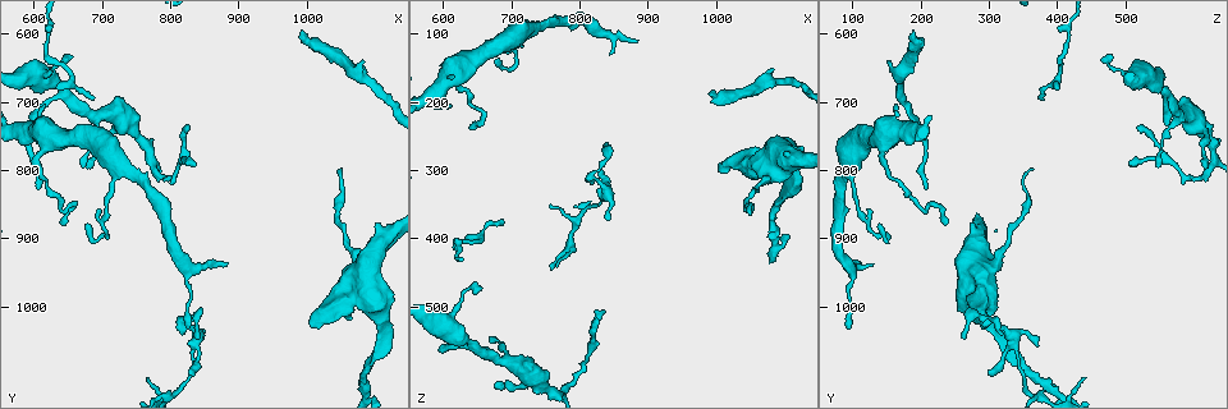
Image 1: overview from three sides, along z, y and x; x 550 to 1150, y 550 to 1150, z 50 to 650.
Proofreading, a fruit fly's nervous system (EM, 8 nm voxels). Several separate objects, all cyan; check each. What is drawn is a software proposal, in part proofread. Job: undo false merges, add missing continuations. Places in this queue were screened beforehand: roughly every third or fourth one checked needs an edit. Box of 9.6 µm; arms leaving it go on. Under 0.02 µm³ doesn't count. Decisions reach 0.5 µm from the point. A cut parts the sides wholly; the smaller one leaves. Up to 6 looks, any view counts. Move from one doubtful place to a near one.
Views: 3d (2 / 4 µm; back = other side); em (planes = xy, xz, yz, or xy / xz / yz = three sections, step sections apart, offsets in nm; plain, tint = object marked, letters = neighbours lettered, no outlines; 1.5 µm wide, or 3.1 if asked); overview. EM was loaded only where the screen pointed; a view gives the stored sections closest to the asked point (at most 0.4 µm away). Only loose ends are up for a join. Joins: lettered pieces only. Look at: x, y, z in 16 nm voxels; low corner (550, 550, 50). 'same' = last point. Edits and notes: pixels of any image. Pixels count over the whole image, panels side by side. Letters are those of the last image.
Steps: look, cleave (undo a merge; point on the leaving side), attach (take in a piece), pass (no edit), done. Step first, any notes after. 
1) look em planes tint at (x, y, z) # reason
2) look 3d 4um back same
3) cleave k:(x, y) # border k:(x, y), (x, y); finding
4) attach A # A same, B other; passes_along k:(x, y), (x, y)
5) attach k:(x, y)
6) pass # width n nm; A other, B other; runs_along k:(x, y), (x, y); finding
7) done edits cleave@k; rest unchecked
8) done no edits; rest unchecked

look 3d 4um at (840, 790, 505)

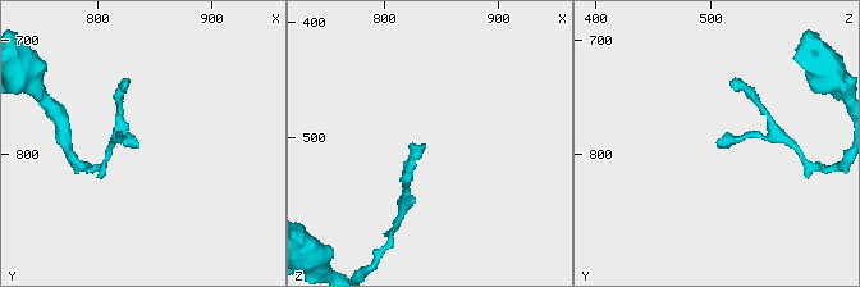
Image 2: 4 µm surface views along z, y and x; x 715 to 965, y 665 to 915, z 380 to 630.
look em xy step 8 letters at (836, 790, 508) # shape alone is not enough

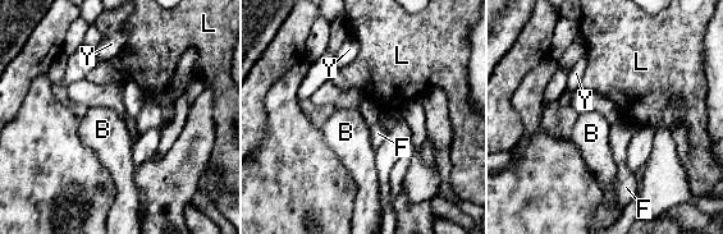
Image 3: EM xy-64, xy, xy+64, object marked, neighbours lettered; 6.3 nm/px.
look em planes letters same # cut it another way

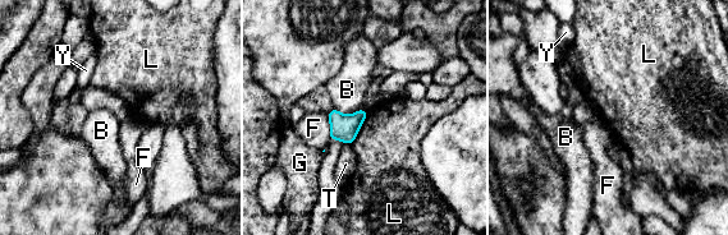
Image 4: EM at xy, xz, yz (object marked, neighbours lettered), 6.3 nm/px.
pass # width 160 nm; B other, F other, G other, L other, T other, Y other; border 4:(369, 111), (357, 136), (349, 143); no lettered piece goes on from it

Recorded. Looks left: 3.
look em planes letters at (600, 730, 565)

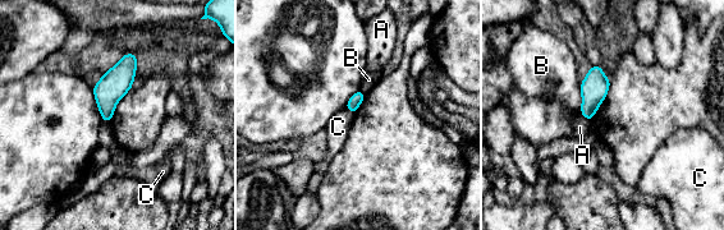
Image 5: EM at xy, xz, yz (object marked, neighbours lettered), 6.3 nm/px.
pass # A other, B other, C other; border 5:(346, 107), (353, 113); none of them fits

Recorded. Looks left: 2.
look em planes tint at (825, 1025, 310) # abrupt turn

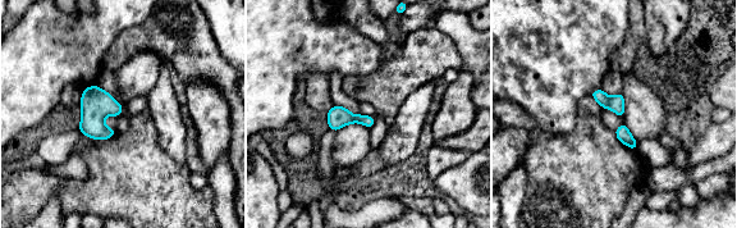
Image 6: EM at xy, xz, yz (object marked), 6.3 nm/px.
look em planes letters same

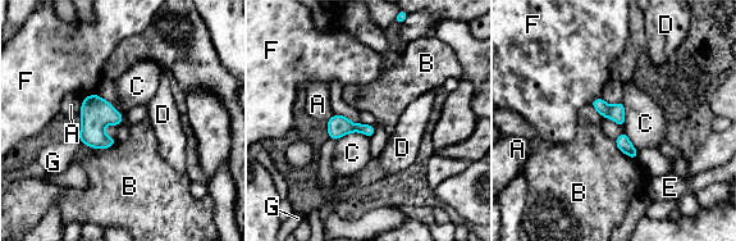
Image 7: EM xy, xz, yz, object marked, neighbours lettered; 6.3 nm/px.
pass # width 100 nm; A other, B other, C other, D other, E other, F other, G other; border 7:(118, 140), (106, 148), (82, 144); all the same cell

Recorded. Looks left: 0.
done no edits; rest unchecked

